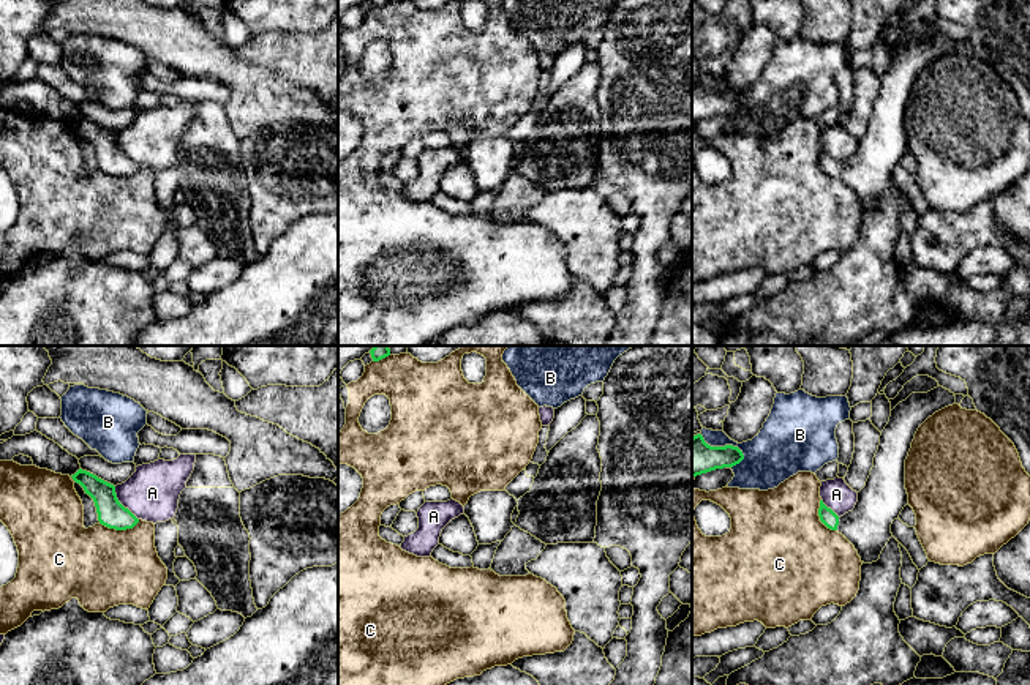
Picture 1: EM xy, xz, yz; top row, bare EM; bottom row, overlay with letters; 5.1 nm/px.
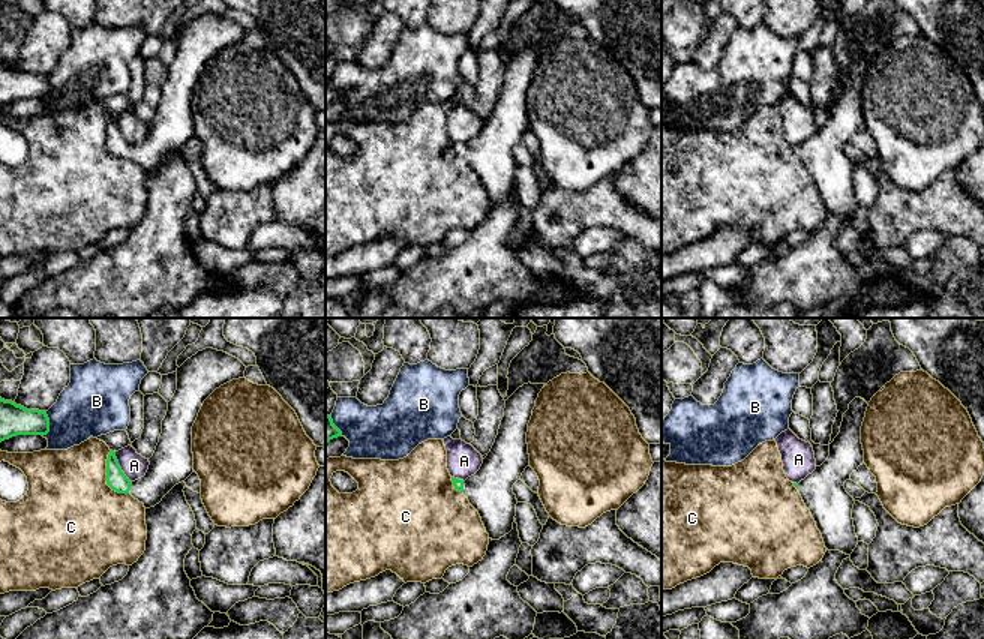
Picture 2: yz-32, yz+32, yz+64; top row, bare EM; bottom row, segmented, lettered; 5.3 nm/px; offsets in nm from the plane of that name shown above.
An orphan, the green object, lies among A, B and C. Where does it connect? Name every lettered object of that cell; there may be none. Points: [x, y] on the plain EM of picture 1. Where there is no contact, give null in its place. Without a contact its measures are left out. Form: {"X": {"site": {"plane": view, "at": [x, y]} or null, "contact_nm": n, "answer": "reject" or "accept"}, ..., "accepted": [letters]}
{"A": {"site": {"plane": "xy", "at": [120, 150]}, "contact_nm": 220, "answer": "reject"}, "B": {"site": {"plane": "yz", "at": [725, 92]}, "contact_nm": 260, "answer": "reject"}, "C": {"site": {"plane": "xy", "at": [119, 175]}, "contact_nm": 220, "answer": "reject"}, "accepted": []}

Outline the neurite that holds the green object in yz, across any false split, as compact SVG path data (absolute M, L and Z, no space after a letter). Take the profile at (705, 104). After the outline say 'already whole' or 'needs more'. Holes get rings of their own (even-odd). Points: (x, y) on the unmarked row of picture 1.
M701 80L692 84L692 123L733 114L744 106L742 98L738 93L711 93L705 88Z | already whole

